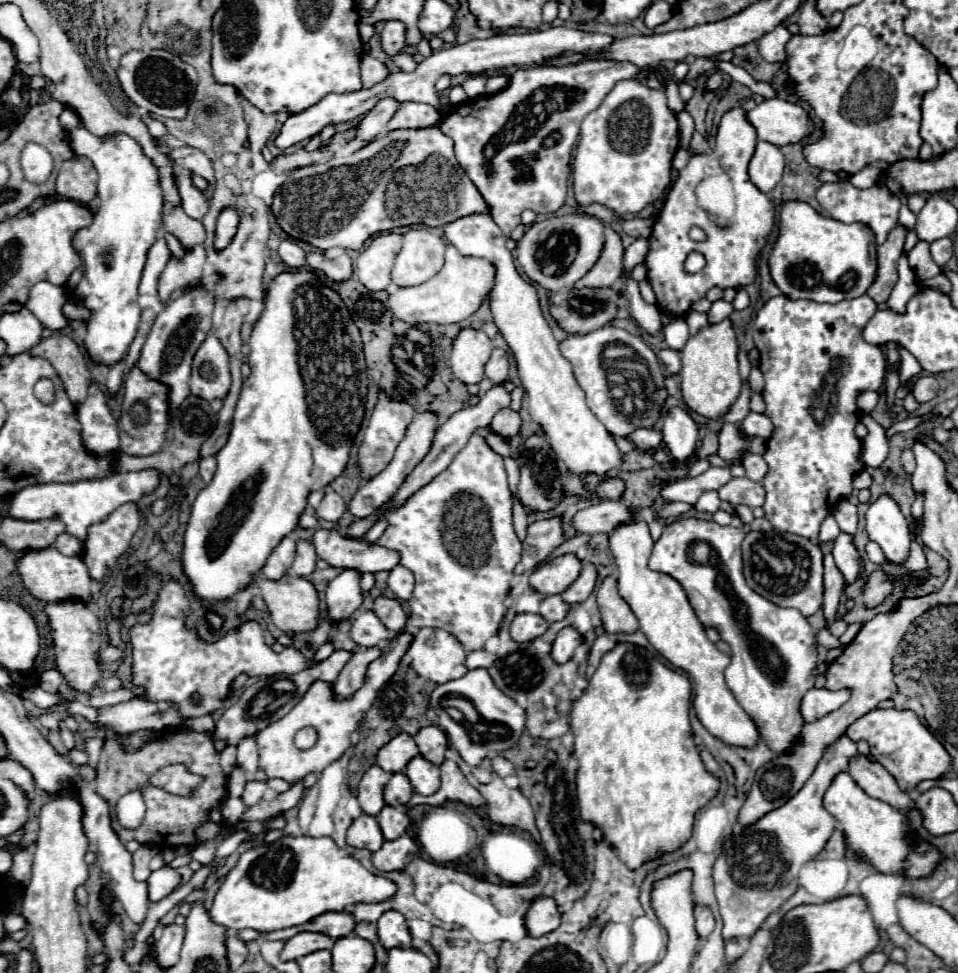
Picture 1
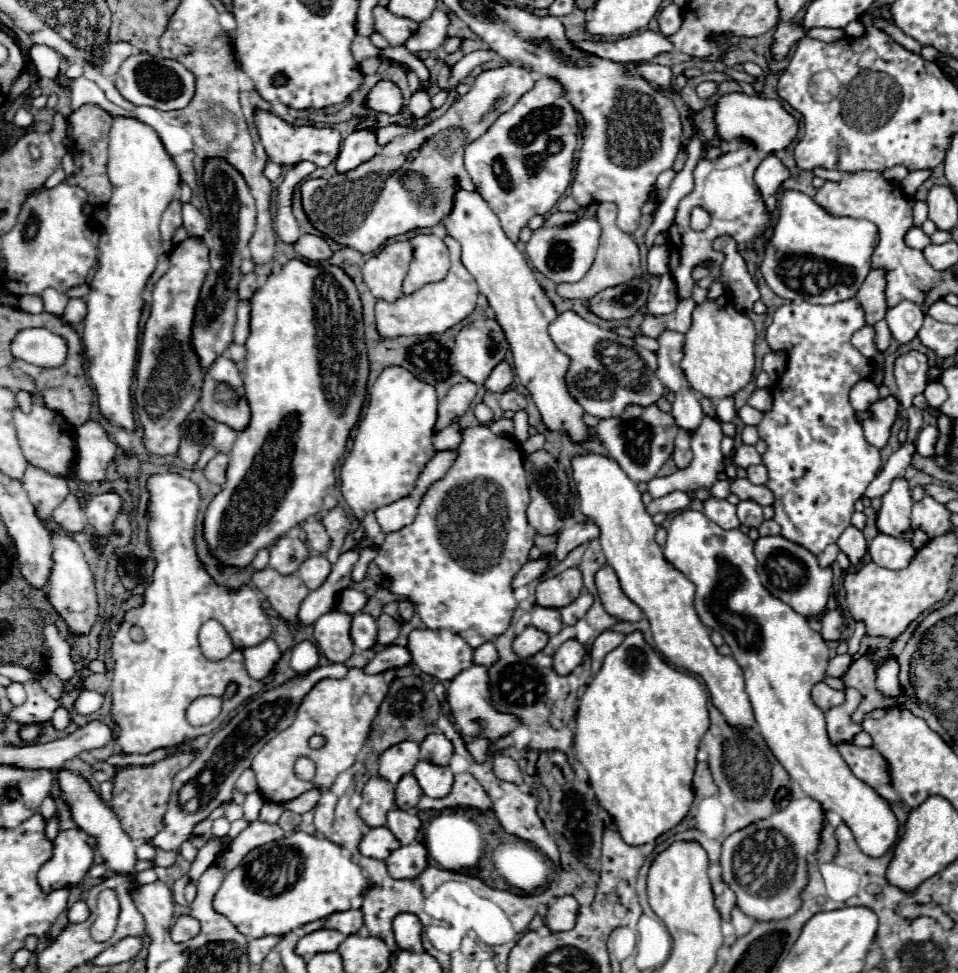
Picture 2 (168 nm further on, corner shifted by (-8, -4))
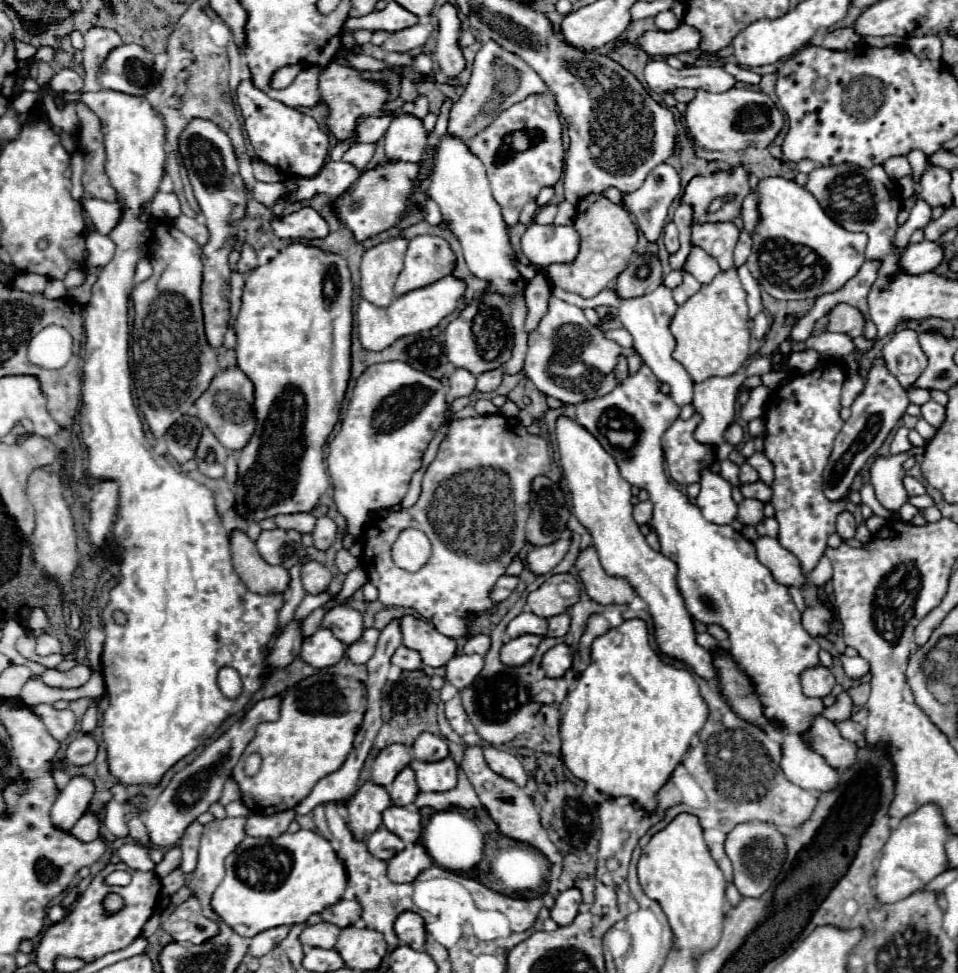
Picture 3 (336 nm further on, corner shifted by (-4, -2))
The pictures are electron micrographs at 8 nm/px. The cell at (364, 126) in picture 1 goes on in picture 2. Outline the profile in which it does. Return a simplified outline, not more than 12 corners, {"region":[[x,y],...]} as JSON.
{"region":[[377,128],[351,132],[335,160],[347,172],[379,150]]}

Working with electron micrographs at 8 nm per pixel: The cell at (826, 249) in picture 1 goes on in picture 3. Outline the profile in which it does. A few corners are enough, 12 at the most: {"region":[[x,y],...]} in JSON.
{"region":[[761,178],[747,268],[777,300],[839,290],[867,236]]}

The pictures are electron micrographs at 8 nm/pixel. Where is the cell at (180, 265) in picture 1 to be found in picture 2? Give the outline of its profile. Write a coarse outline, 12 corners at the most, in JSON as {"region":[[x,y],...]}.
{"region":[[209,248],[169,254],[137,366],[137,418],[153,456],[179,450],[201,394],[189,346]]}

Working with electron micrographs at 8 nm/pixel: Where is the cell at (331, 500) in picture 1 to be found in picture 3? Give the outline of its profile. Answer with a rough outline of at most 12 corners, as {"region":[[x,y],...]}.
{"region":[[321,516],[313,530],[315,548],[327,550],[337,538],[337,524]]}

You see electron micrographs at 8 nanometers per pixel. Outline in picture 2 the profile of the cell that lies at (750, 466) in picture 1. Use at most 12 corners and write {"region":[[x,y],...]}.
{"region":[[763,464],[749,466],[747,478],[753,484],[767,482],[767,468]]}

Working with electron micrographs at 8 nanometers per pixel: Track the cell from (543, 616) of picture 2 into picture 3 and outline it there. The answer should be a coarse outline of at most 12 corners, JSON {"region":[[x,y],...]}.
{"region":[[521,612],[507,624],[507,636],[545,636],[547,620]]}

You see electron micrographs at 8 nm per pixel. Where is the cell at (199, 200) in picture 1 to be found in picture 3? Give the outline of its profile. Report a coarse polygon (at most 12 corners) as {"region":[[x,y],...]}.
{"region":[[179,216],[173,224],[199,246],[209,242],[207,226],[197,218]]}

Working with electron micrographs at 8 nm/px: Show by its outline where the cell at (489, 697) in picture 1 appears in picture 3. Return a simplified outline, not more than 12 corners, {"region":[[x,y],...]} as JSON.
{"region":[[459,654],[445,664],[445,680],[461,690],[483,668],[483,656]]}

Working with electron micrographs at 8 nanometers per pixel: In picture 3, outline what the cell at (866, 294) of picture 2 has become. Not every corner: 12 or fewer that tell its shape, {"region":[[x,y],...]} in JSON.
{"region":[[849,304],[827,312],[827,332],[851,338],[863,334],[865,320]]}

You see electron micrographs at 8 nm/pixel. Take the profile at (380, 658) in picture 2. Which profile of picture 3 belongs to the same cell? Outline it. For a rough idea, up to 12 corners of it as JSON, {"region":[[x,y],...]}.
{"region":[[399,646],[391,662],[401,670],[421,670],[417,650]]}

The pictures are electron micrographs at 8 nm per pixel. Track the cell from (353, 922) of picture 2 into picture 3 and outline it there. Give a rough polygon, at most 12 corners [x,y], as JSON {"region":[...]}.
{"region":[[341,900],[321,912],[325,922],[339,928],[361,918],[357,900]]}

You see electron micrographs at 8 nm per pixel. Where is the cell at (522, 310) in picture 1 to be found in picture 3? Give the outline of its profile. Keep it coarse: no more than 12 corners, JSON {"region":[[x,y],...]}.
{"region":[[457,136],[435,156],[427,196],[459,238],[469,270],[513,298],[501,208],[485,166]]}

